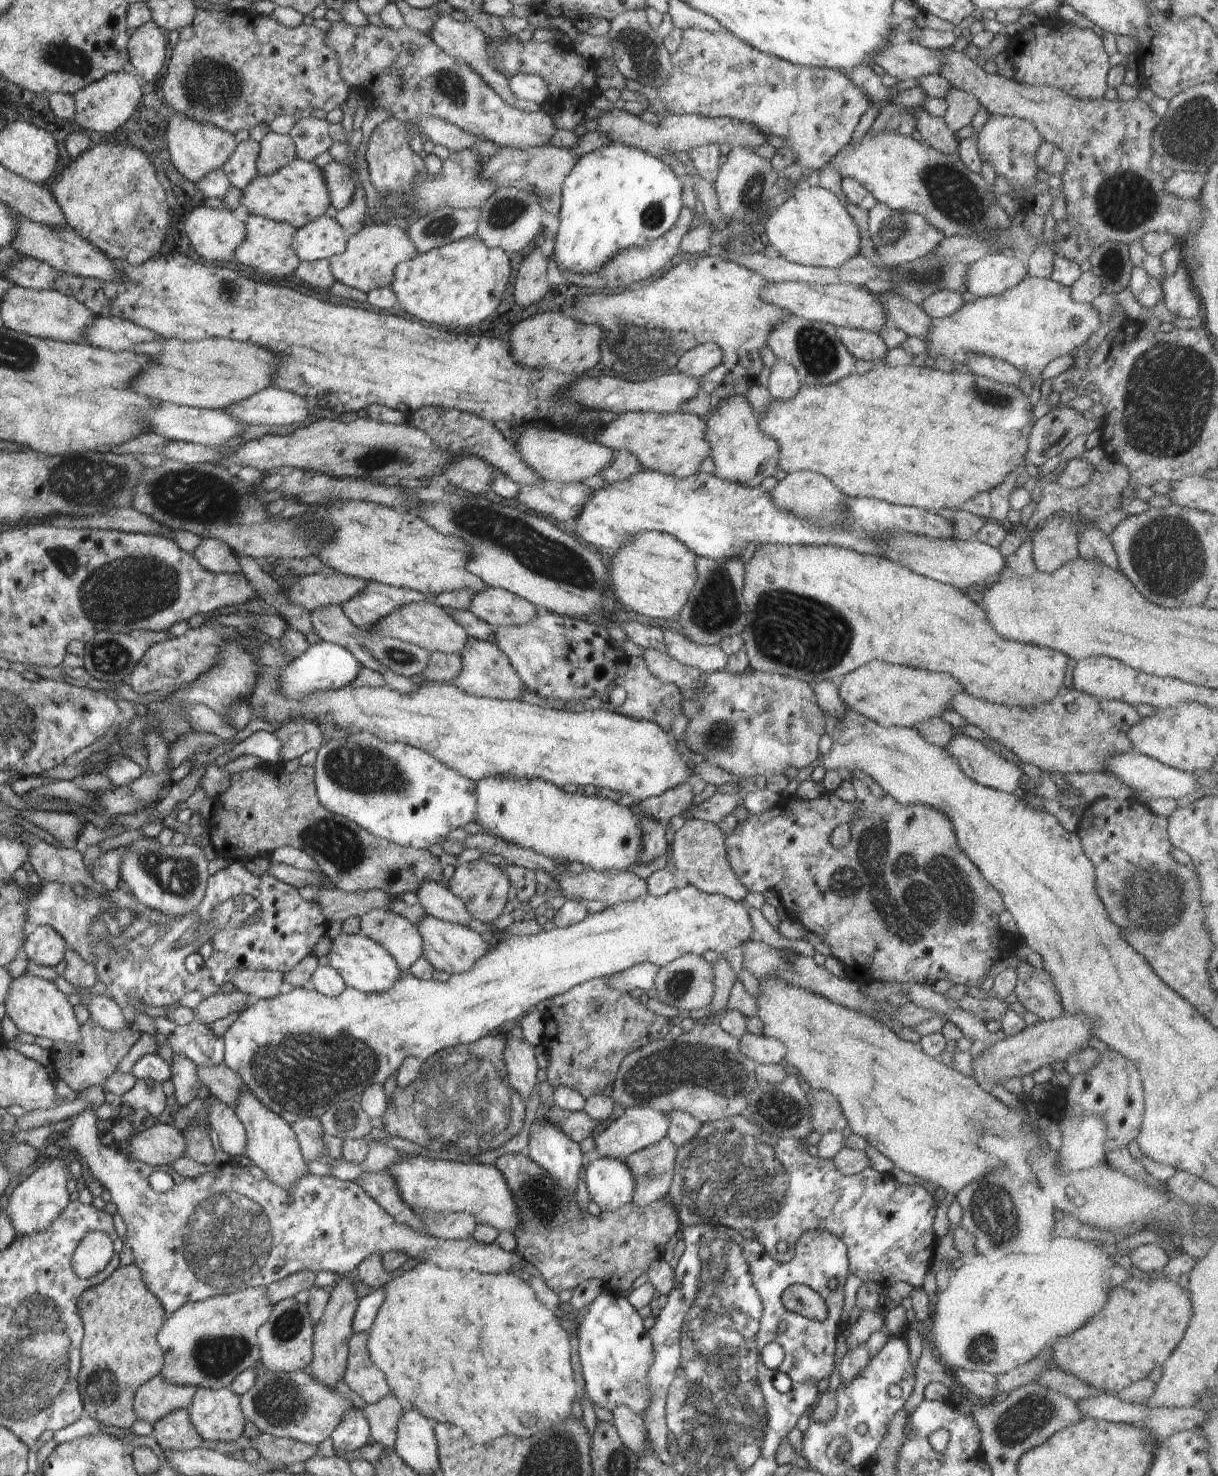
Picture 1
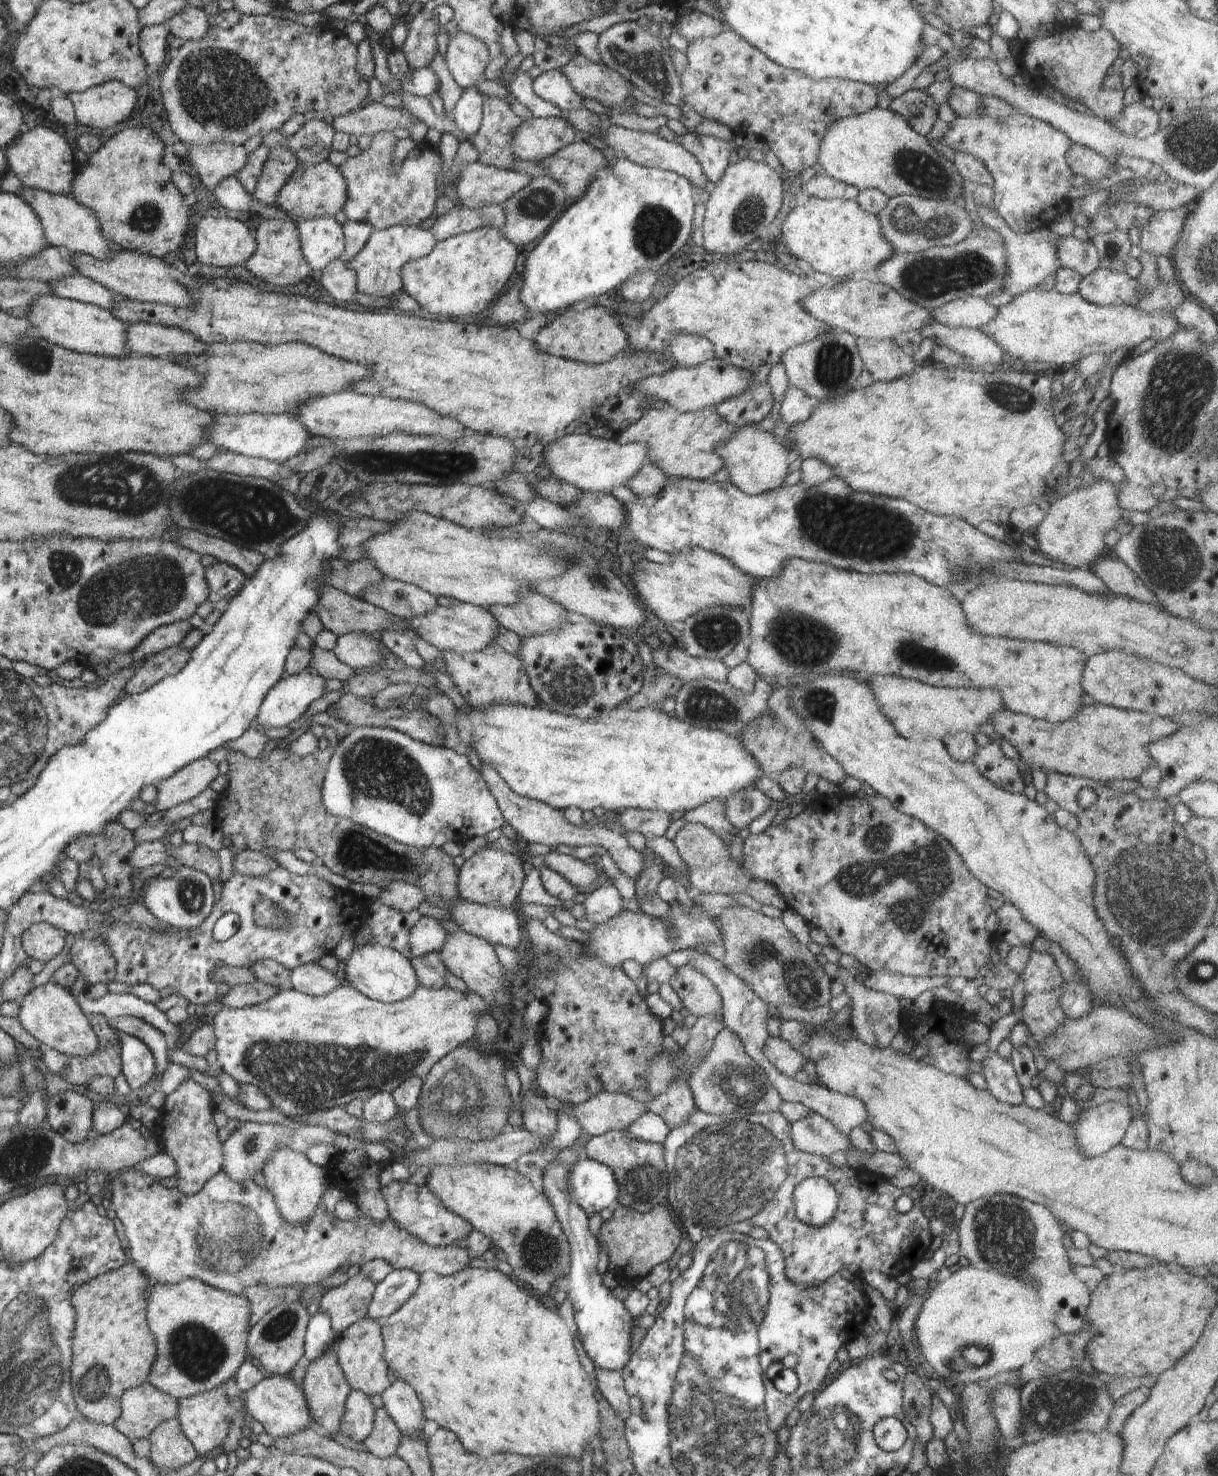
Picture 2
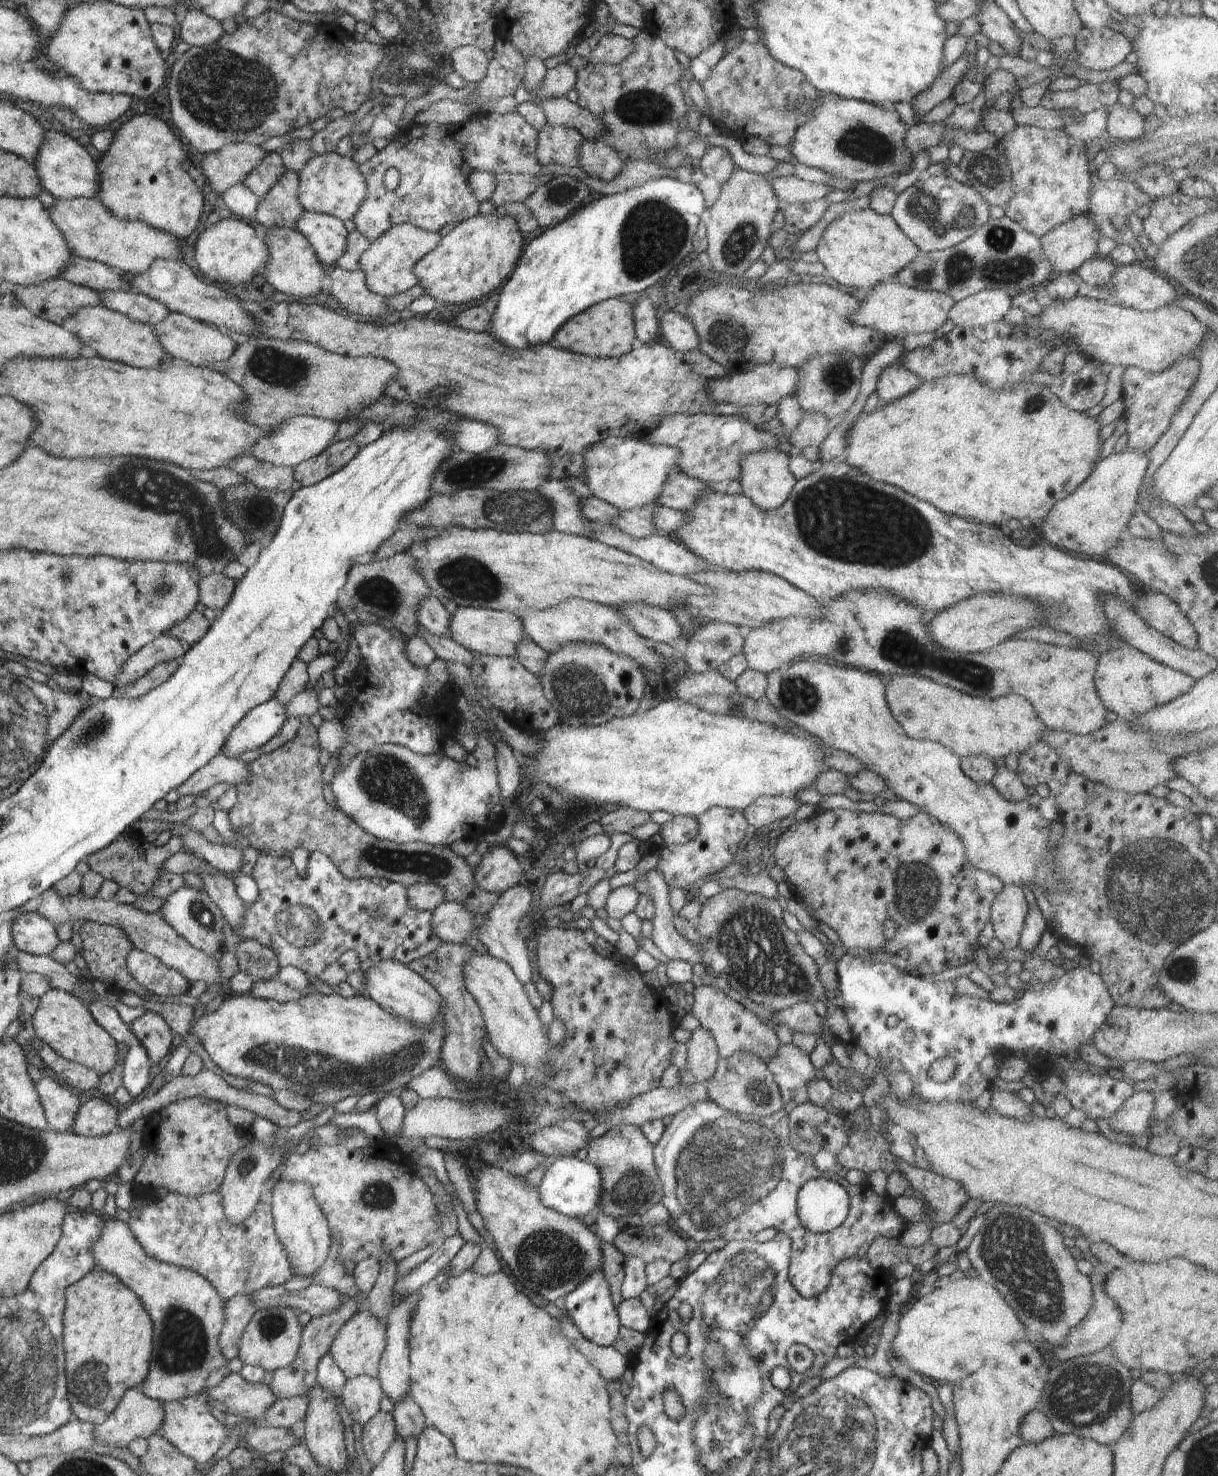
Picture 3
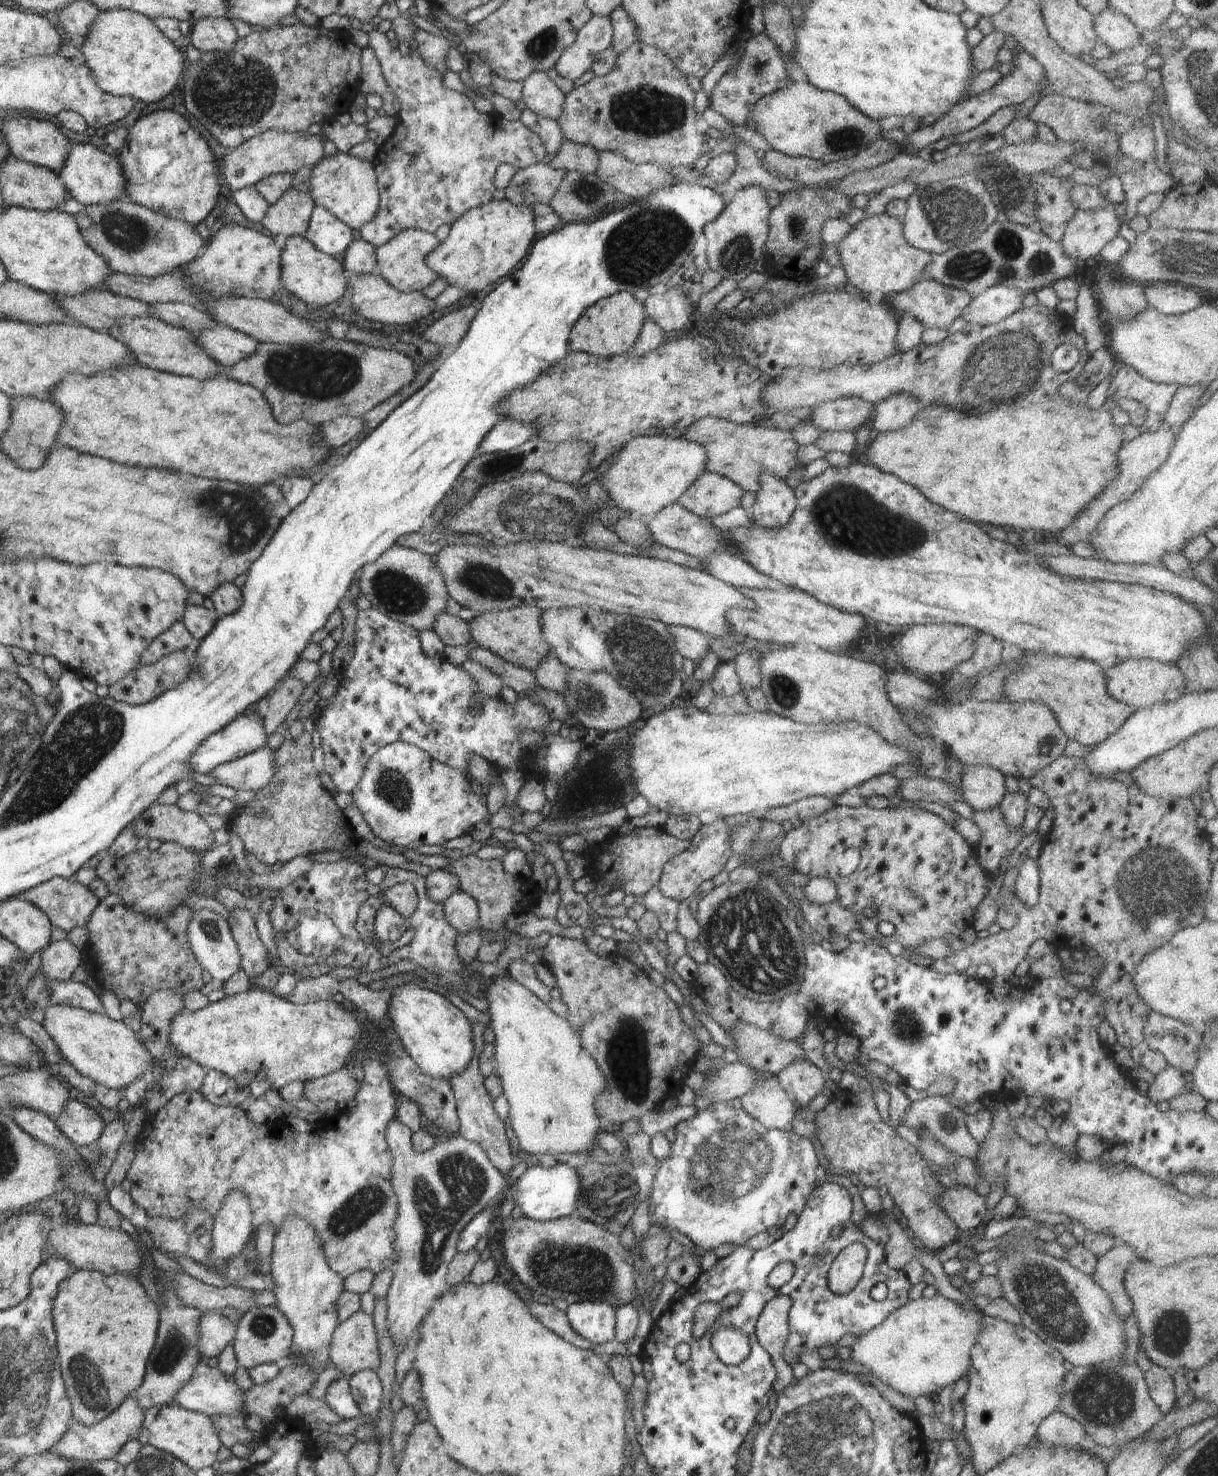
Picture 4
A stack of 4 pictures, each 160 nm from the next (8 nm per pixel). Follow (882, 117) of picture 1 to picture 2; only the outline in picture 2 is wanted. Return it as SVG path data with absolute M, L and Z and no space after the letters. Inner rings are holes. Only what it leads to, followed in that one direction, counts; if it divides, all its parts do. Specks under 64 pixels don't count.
M912 88L892 99L888 109L902 116L908 126L922 136L926 136L932 130L936 118L939 117L936 101L923 90Z

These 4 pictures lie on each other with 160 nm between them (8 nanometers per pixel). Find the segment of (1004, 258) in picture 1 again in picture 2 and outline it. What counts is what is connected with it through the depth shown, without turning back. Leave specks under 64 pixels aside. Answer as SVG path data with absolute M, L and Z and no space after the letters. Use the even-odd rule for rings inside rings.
M977 206L978 217L986 226L1001 234L1003 237L1003 246L1006 254L1005 260L1005 279L1003 280L1002 291L1011 294L1013 297L1020 293L1029 291L1030 289L1042 284L1044 278L1054 274L1059 266L1057 258L1057 240L1061 239L1059 235L1051 232L1048 227L1036 229L1024 234L1016 234L1002 220L1002 216L987 206Z

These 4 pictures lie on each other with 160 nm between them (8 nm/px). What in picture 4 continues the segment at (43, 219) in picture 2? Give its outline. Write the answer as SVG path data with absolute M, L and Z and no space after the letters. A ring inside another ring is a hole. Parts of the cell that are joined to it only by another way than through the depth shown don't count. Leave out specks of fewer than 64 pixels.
M118 199L108 204L88 205L72 216L88 246L103 256L117 273L154 278L191 264L206 245L191 224L162 216L130 201Z

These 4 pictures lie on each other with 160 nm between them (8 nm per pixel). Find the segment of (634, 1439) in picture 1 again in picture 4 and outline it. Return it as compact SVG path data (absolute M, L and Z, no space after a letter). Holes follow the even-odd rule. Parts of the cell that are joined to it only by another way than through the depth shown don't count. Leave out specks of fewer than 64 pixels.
M535 1300L524 1301L525 1305L530 1307L530 1312L546 1326L550 1328L552 1332L556 1332L560 1338L564 1338L570 1344L574 1344L577 1349L584 1349L587 1351L594 1350L595 1344L582 1338L573 1328L570 1326L567 1314L565 1311L557 1309L554 1305L539 1304Z

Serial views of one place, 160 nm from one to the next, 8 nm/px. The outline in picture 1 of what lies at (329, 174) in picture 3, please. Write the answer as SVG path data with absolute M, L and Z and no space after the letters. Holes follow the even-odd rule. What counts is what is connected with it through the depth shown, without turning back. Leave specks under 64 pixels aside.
M298 157L270 175L258 173L251 180L251 184L241 191L239 204L250 214L288 223L297 229L324 215L328 206L331 205L322 169L312 161Z

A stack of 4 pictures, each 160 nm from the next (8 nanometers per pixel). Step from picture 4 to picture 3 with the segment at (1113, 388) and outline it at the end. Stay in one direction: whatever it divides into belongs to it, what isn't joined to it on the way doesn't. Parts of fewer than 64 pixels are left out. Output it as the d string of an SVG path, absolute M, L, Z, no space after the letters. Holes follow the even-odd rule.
M1197 354L1182 357L1166 370L1149 373L1138 367L1126 367L1122 376L1121 399L1124 408L1132 415L1128 423L1128 449L1139 450L1148 453L1158 442L1170 425L1173 415L1176 415L1183 406L1185 398L1197 381L1200 372Z

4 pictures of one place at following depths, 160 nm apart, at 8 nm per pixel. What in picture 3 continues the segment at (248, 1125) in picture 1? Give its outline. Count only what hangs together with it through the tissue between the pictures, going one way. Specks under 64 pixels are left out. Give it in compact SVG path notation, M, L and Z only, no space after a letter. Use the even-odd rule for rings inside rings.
M276 1181L272 1189L273 1225L293 1266L300 1276L310 1276L323 1266L330 1248L328 1221L315 1199L313 1188L304 1181Z

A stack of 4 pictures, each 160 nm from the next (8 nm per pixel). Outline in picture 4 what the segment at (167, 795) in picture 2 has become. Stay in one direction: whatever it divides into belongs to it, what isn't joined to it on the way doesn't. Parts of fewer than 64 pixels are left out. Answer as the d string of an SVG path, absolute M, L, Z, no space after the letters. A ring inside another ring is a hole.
M267 746L248 756L228 761L215 766L208 774L218 784L230 786L237 790L252 790L264 788L274 776L275 751Z

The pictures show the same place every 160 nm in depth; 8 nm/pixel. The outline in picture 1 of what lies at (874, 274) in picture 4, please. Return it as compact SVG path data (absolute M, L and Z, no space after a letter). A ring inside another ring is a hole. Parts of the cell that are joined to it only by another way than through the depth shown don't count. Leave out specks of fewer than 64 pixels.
M805 181L798 182L788 199L771 212L764 228L769 247L794 264L836 268L860 250L858 226L846 210L844 199Z

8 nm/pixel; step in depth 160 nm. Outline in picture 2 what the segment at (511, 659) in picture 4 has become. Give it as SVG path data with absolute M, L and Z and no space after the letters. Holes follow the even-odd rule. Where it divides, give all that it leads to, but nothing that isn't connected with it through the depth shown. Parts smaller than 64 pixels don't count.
M460 603L450 608L436 605L432 612L408 617L405 621L413 629L416 637L436 646L441 652L452 651L453 653L476 652L493 644L500 626L488 608L474 606L470 603Z

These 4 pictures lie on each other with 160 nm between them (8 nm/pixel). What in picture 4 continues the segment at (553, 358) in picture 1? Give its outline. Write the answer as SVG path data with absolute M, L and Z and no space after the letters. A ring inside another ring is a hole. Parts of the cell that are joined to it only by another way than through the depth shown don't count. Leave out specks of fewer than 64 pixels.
M620 291L604 297L589 306L572 325L569 334L569 348L576 352L585 352L599 357L613 357L630 353L643 322L647 317L645 306L633 294Z

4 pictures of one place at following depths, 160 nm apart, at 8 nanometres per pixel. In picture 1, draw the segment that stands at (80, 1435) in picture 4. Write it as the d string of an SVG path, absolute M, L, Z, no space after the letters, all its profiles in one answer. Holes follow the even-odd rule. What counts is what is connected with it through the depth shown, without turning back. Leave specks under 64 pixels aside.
M158 1375L136 1389L133 1409L139 1420L148 1421L151 1425L169 1412L188 1410L196 1387L177 1385Z

